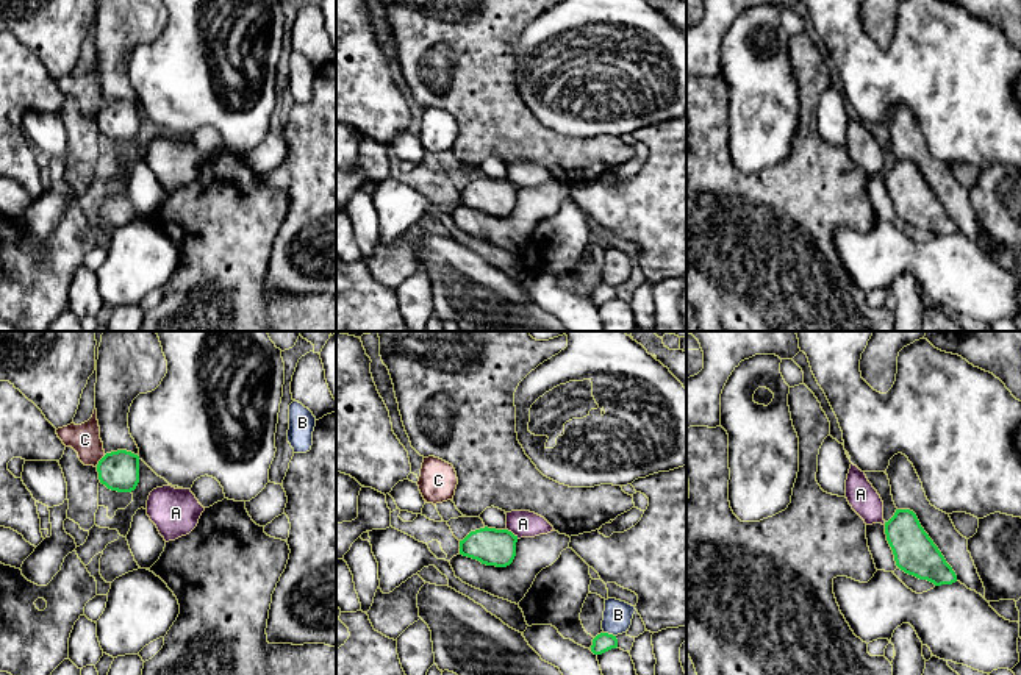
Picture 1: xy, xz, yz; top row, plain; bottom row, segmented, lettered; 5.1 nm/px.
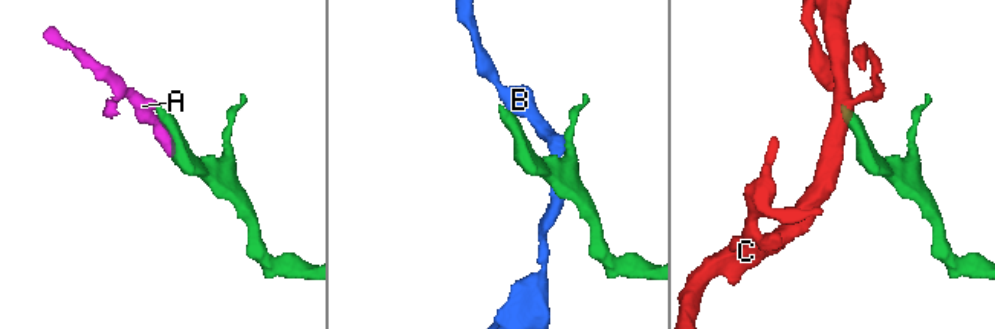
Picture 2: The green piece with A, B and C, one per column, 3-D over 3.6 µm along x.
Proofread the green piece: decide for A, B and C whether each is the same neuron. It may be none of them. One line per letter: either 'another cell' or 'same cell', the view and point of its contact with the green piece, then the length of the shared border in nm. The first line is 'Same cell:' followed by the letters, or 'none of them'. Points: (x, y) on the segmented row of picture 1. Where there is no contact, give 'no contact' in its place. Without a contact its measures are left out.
Same cell: A
A: same cell; contact xz (510, 532); length 90 nm
B: another cell; contact xz (610, 635); length 70 nm
C: another cell; contact xy (99, 461); length 80 nm

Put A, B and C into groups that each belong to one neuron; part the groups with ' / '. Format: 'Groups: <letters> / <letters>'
Groups: A / B / C

